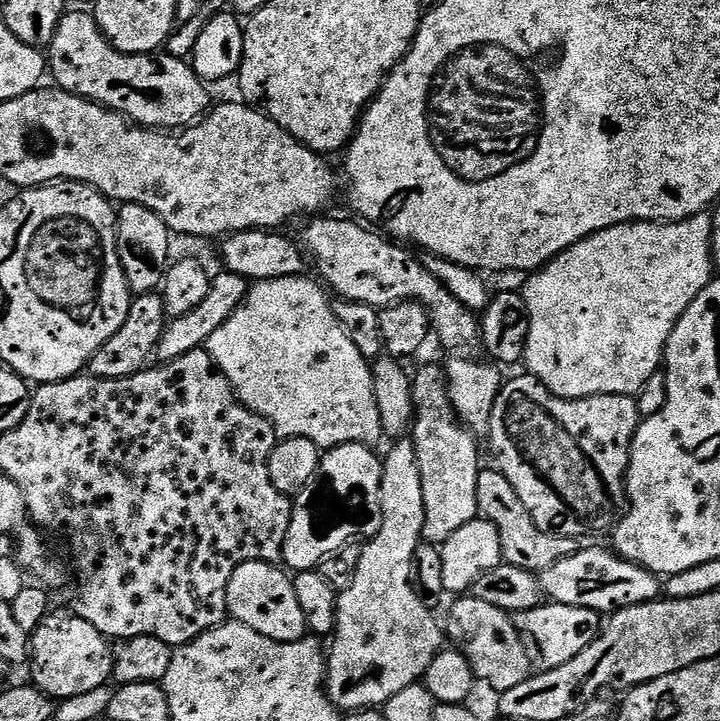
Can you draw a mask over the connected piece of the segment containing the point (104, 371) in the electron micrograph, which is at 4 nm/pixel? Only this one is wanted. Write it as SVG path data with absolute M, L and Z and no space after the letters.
M145 292L137 295L126 314L126 322L122 322L118 334L114 334L114 338L105 342L96 351L92 361L88 363L87 375L97 376L103 380L117 380L143 372L153 363L160 347L160 339L169 323L170 317L164 305L163 295L156 292Z

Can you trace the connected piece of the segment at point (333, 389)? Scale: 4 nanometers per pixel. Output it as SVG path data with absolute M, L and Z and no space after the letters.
M303 275L261 280L253 283L249 287L248 297L245 298L244 303L234 310L234 314L230 314L230 318L221 328L214 330L214 334L210 334L206 351L210 353L217 366L226 374L226 378L236 391L237 398L249 410L258 413L262 418L271 422L272 427L276 430L277 437L310 438L310 442L314 442L322 450L337 448L343 444L375 445L375 440L381 439L382 436L382 422L378 414L378 402L374 398L374 382L372 381L372 369L369 361L365 360L362 354L358 354L358 346L354 346L354 342L350 342L346 330L342 330L338 318L332 313L332 304L330 299L328 300L329 293L315 279L313 279L314 281L308 279L307 275Z

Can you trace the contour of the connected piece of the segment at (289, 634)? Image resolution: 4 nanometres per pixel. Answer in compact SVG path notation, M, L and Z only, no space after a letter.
M263 560L240 564L228 583L226 602L228 616L235 623L250 626L250 630L258 630L258 634L271 640L294 642L303 640L308 632L302 606L298 606L298 594L294 594L292 576L283 567L265 564Z

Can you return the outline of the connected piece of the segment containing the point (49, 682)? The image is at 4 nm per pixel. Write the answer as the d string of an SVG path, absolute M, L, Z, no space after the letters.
M49 614L30 636L31 683L56 702L105 687L112 675L114 655L108 644L109 637L94 630L81 616Z

